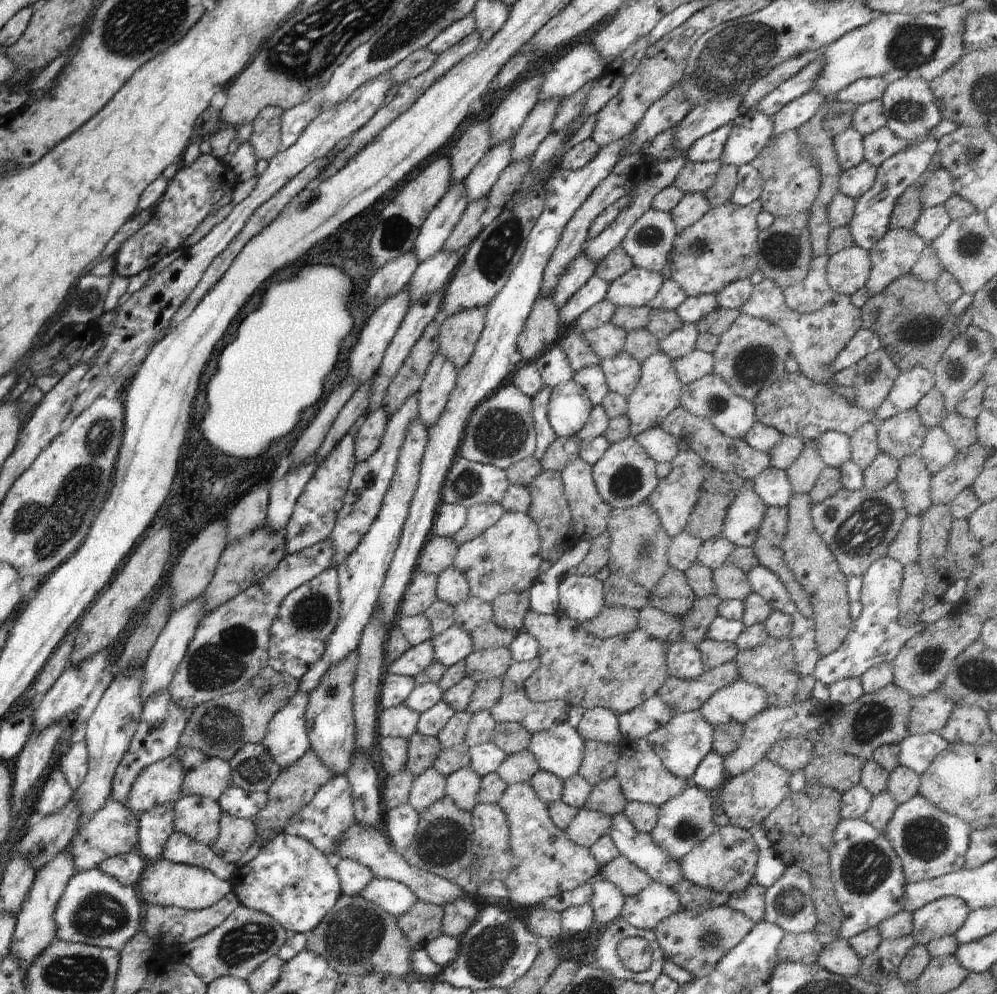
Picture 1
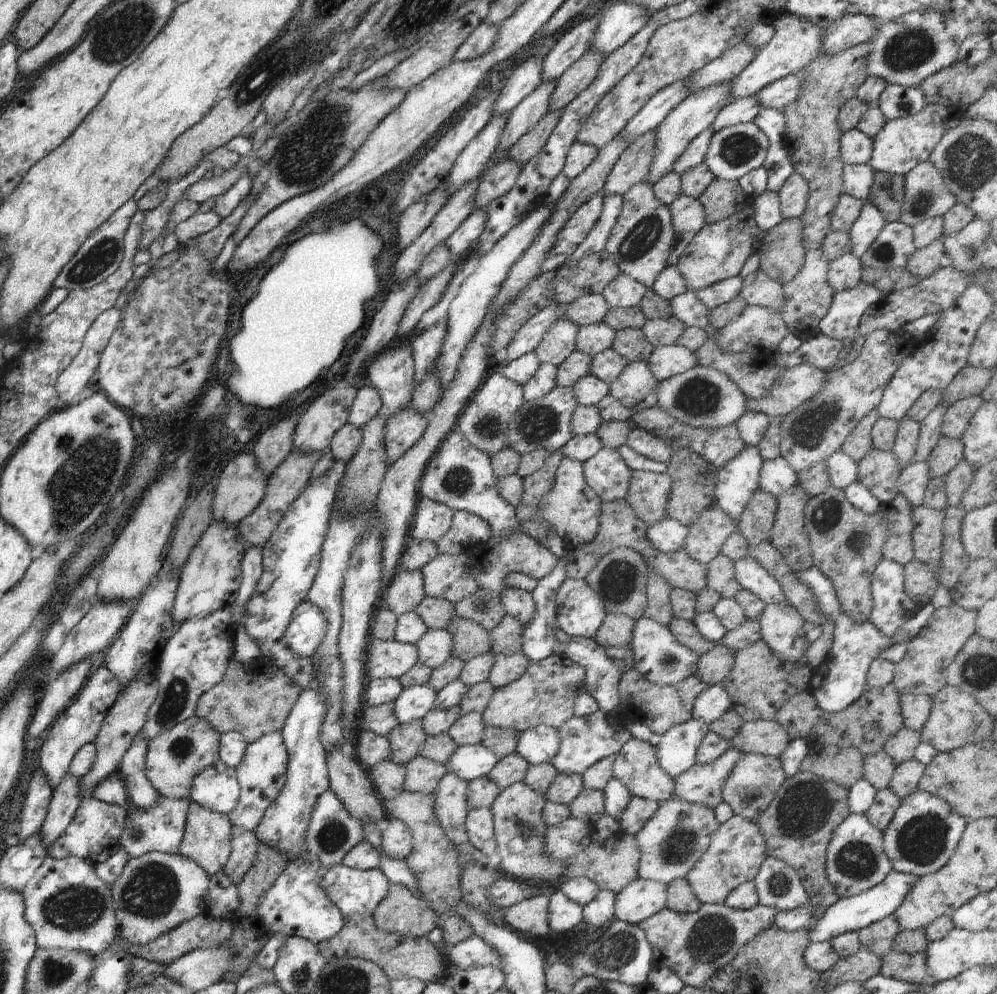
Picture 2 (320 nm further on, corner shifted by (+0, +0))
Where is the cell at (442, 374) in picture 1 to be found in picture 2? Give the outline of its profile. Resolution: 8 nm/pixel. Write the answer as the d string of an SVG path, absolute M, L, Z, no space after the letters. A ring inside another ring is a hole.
M408 408L400 414L389 415L384 430L386 464L394 464L408 448L412 448L426 431L427 415Z

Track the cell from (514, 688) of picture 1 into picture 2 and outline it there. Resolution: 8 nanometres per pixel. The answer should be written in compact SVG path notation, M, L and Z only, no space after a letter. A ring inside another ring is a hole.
M553 655L541 662L530 663L518 680L496 688L488 707L482 713L485 727L508 728L520 733L539 725L560 729L574 715L574 700L584 694L585 672L567 657Z

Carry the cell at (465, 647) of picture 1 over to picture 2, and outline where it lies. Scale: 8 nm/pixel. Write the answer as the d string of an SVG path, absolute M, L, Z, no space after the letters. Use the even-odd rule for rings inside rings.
M429 629L415 646L418 650L419 664L424 664L434 671L452 657L455 638L449 630Z

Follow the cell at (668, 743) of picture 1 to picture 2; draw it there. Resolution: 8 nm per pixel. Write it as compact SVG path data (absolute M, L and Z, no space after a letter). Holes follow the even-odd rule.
M696 718L668 727L654 745L660 768L672 779L690 770L697 764L698 748L709 731L709 725Z

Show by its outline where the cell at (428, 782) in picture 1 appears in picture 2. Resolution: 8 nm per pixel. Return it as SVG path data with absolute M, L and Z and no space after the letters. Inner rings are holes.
M418 755L405 765L406 776L404 791L434 794L442 778L448 773L448 768L442 764L436 764Z

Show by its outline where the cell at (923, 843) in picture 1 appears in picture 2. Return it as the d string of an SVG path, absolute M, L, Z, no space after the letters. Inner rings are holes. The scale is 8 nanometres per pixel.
M916 790L901 800L890 825L883 833L884 852L895 872L916 877L934 874L950 862L968 824L969 820L960 816L942 798Z

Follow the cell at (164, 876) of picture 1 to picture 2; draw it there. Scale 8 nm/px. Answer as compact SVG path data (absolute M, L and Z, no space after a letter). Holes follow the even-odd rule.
M156 851L137 858L131 858L128 864L124 866L124 872L120 874L120 878L111 885L111 890L116 921L120 928L119 940L125 945L138 946L140 944L142 946L142 944L148 944L154 938L170 932L182 922L191 920L208 911L207 896L208 890L210 890L210 876L192 858Z

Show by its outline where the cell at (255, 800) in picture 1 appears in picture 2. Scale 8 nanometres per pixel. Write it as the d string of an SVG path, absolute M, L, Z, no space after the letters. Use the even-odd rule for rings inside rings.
M219 759L200 770L190 786L189 800L224 815L230 814L240 800L240 784L236 770Z

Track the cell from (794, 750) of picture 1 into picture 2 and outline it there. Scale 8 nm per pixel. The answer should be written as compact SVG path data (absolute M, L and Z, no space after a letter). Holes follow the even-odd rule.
M765 719L744 722L740 732L730 741L730 746L742 753L755 753L780 758L790 746L788 732L775 721Z

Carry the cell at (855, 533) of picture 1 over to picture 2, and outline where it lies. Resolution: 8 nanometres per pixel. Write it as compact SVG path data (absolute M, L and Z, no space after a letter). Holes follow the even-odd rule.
M830 487L823 494L810 497L804 525L809 537L813 567L832 580L836 596L842 604L842 612L854 622L869 619L873 610L871 575L883 559L883 546L888 534L888 522L882 509L874 514L864 514L848 503L842 490Z

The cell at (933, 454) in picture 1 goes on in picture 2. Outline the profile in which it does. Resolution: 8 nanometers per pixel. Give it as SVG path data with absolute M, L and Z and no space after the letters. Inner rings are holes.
M914 462L902 470L897 484L902 494L914 507L923 505L923 499L930 482L930 466L928 462Z

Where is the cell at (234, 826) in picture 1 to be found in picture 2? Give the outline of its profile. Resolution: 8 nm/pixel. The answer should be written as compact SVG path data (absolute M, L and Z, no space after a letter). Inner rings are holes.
M232 825L231 836L230 857L222 868L222 872L237 886L256 859L259 841L253 831L243 830L235 825Z

